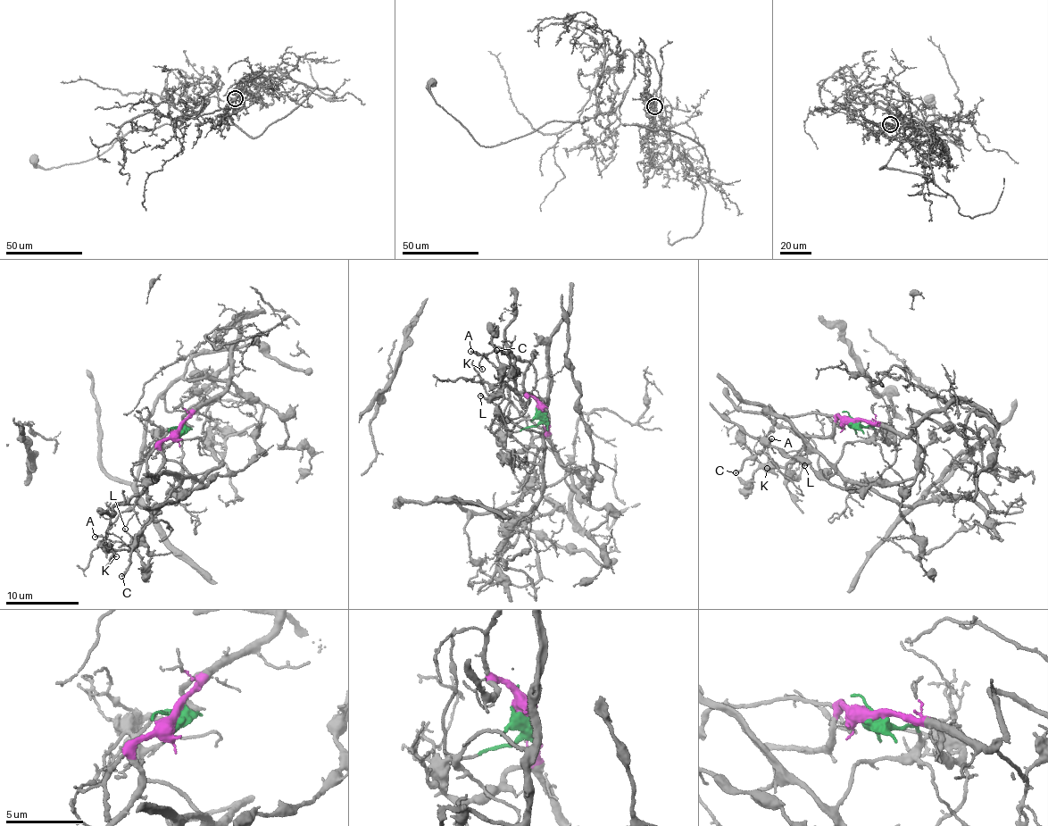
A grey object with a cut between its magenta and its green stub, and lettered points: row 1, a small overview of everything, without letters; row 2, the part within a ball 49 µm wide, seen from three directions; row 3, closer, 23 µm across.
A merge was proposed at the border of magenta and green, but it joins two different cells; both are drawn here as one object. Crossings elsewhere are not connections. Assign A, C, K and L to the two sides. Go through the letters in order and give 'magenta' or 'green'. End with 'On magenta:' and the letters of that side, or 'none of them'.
A: green
C: magenta
K: green
L: green
On magenta: C

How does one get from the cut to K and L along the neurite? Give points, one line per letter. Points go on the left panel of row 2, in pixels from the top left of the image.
K: (178, 431), (170, 429), (162, 454), (191, 475), (130, 547), (111, 556), (116, 555)
L: (178, 431), (170, 429), (162, 454), (191, 475), (141, 536), (134, 538), (125, 528)

